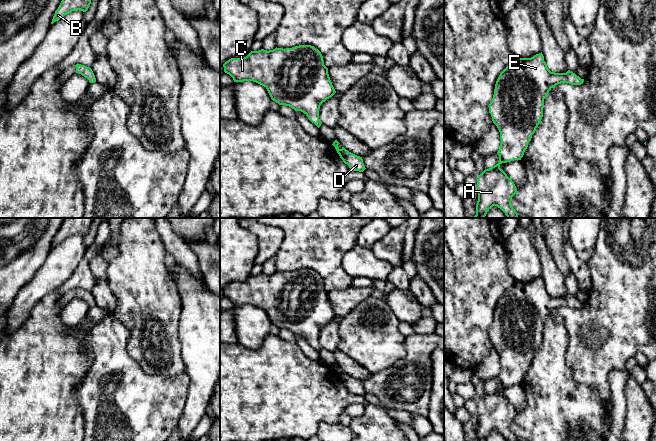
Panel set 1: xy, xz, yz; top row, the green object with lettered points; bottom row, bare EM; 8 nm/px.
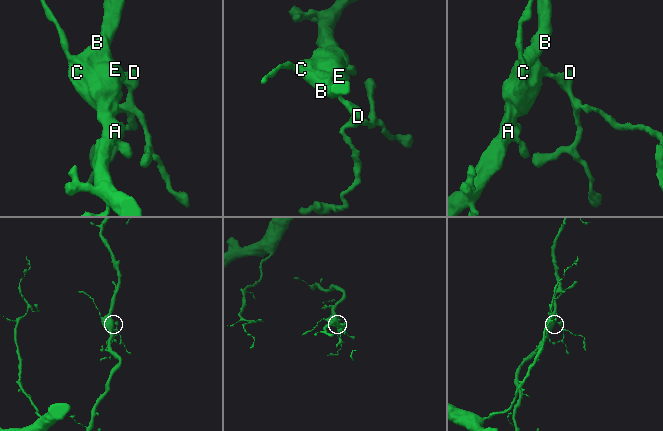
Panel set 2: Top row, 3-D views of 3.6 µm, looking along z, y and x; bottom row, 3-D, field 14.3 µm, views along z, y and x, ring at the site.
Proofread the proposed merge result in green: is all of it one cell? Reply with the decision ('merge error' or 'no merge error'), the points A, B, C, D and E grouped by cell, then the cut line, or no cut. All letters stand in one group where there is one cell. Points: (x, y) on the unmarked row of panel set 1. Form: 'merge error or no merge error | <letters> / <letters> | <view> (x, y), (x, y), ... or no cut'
no merge error | A B C D E | no cut

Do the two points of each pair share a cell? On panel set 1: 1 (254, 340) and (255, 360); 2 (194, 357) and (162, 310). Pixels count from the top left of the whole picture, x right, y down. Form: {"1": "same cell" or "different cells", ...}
{"1": "different cells", "2": "different cells"}

